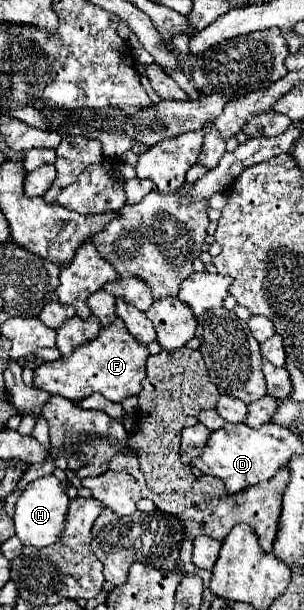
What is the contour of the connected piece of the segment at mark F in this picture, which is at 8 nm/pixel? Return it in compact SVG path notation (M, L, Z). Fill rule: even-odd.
M115 319L113 325L101 327L97 339L75 349L71 357L61 357L53 363L43 363L41 367L37 367L33 387L49 395L61 395L73 403L89 397L91 393L101 393L105 399L119 403L143 389L141 383L145 379L147 357L147 347L133 339L121 319Z

